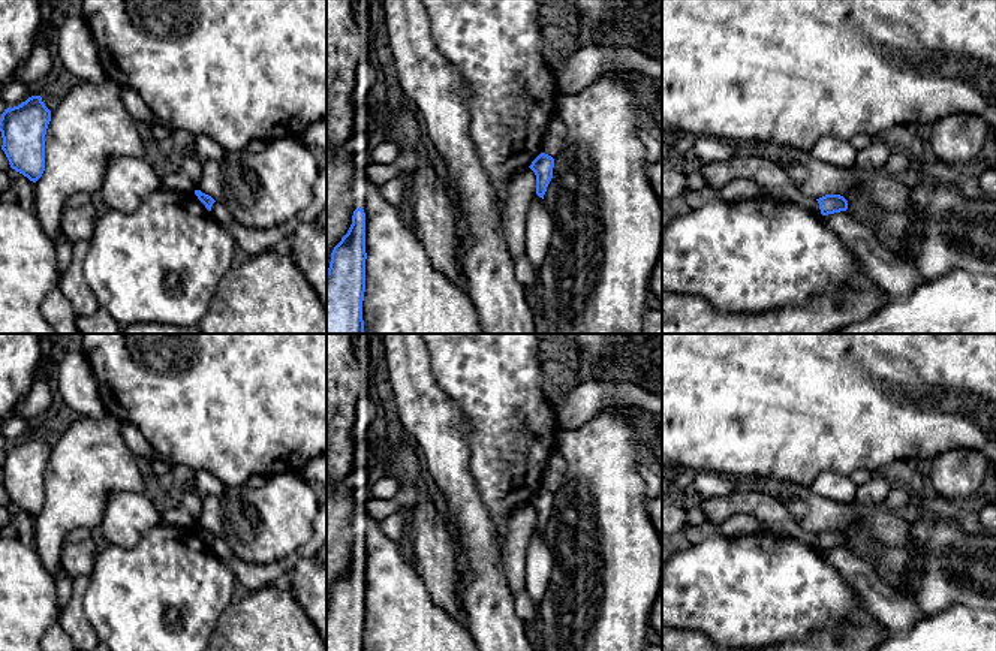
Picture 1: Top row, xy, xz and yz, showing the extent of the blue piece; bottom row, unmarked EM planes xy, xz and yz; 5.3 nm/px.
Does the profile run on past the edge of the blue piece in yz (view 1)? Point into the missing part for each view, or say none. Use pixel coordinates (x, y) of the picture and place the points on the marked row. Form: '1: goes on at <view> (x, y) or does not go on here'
1: does not go on here

